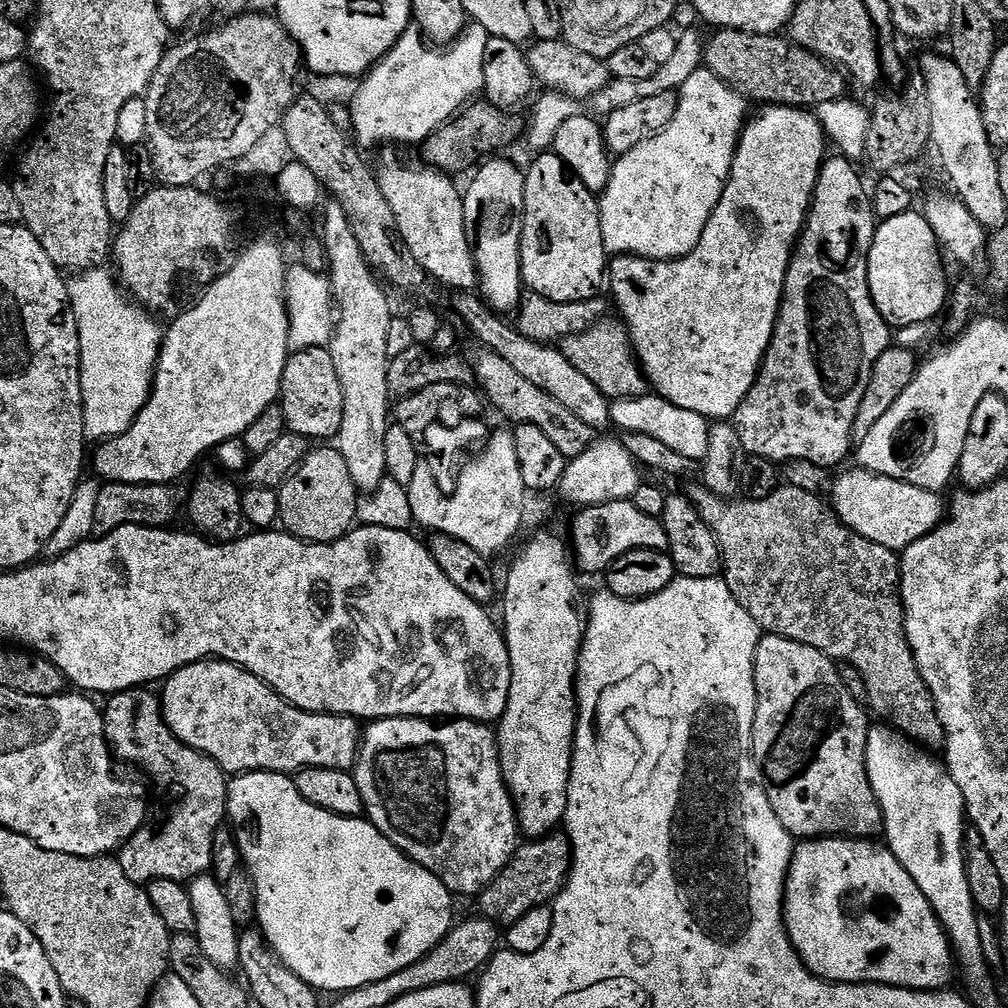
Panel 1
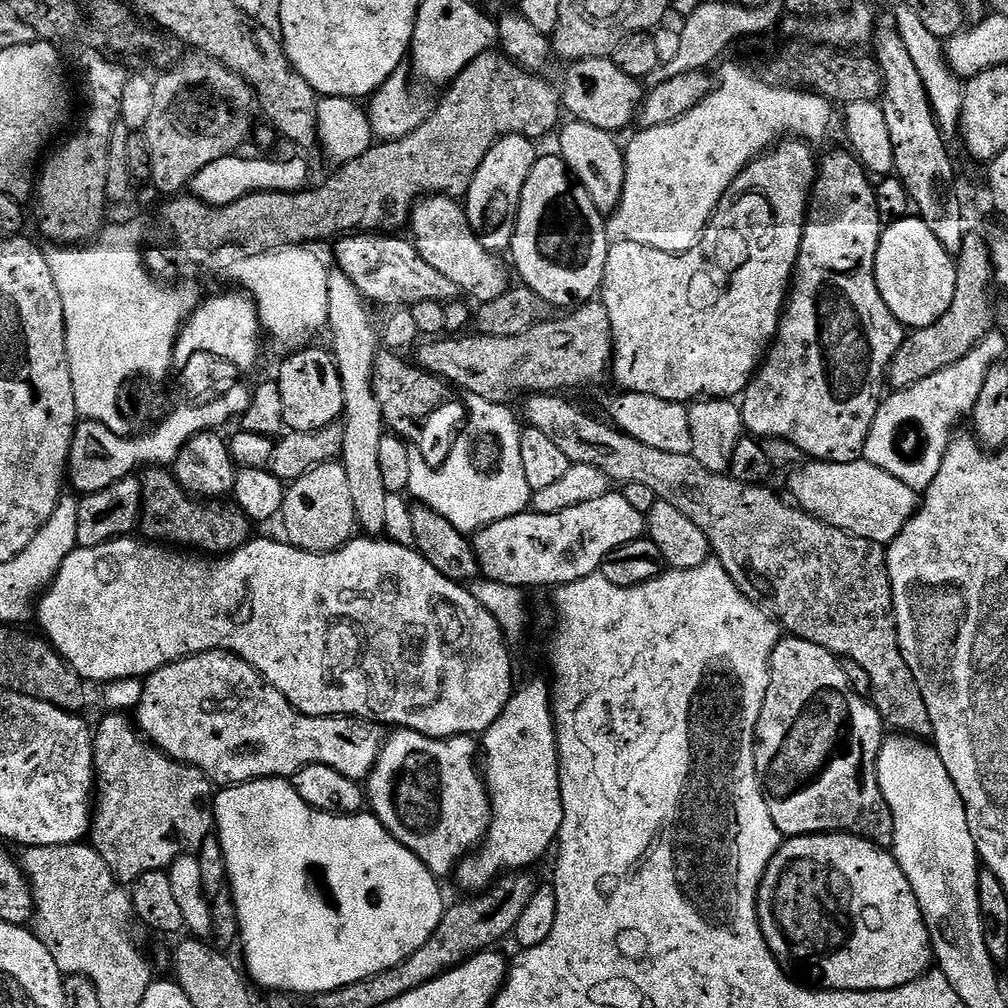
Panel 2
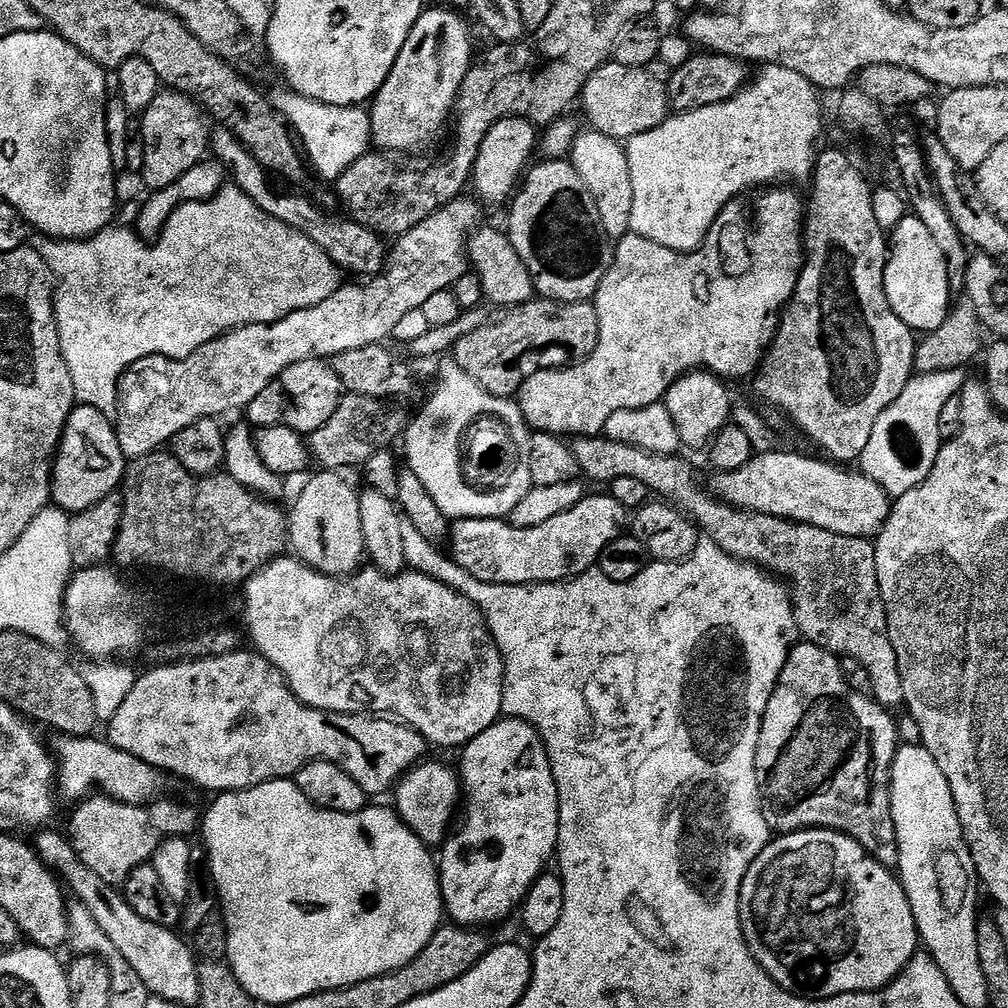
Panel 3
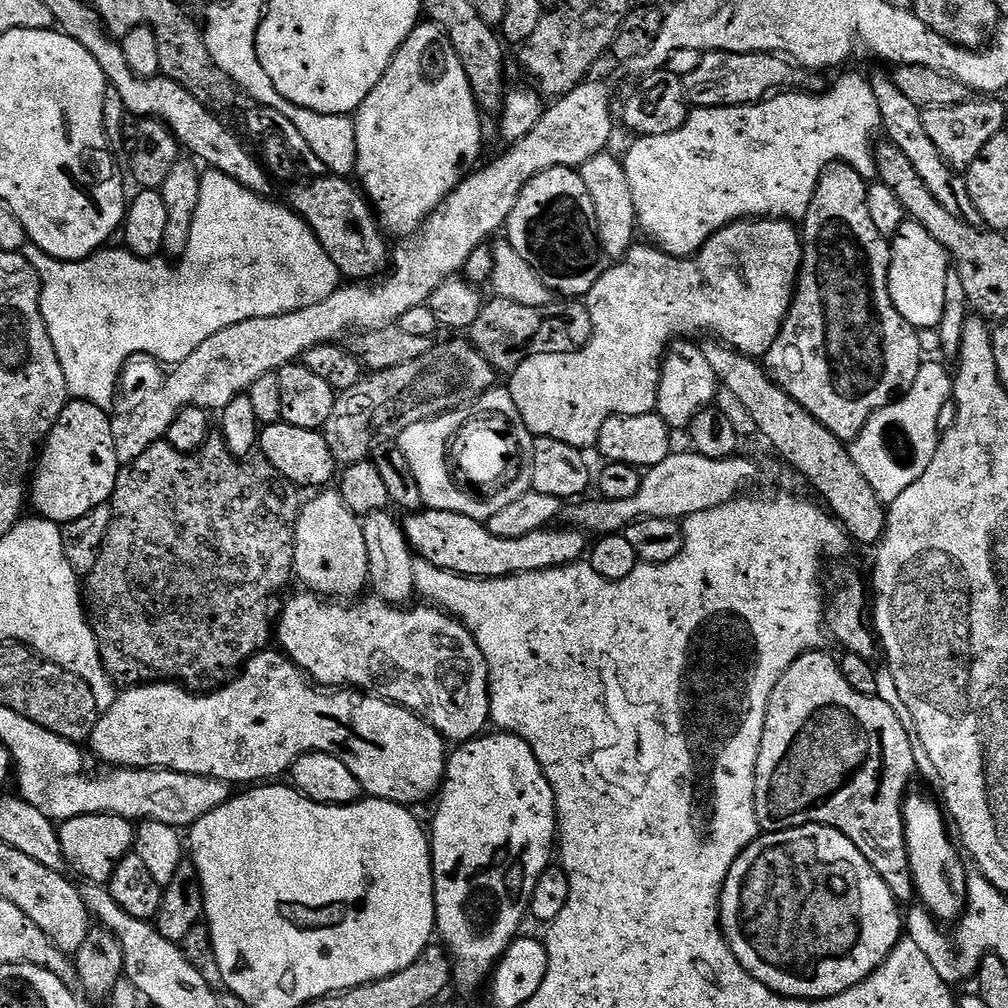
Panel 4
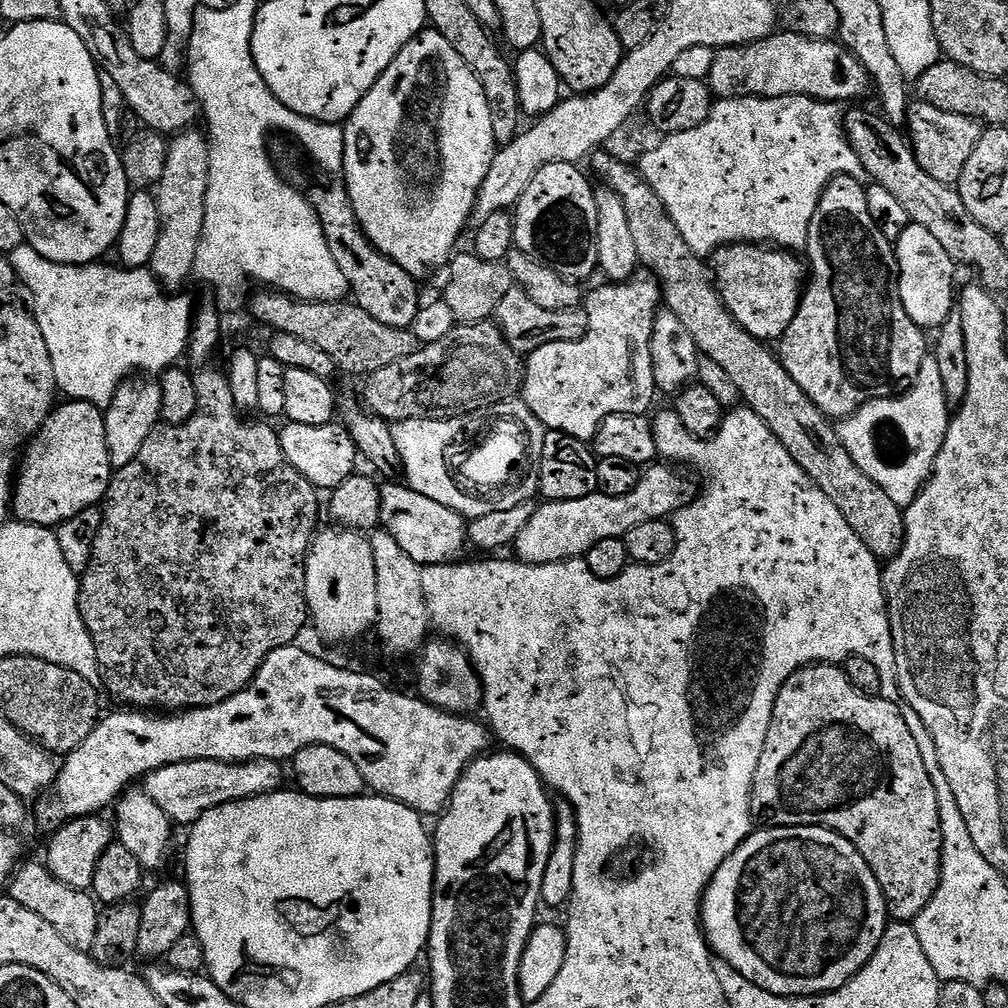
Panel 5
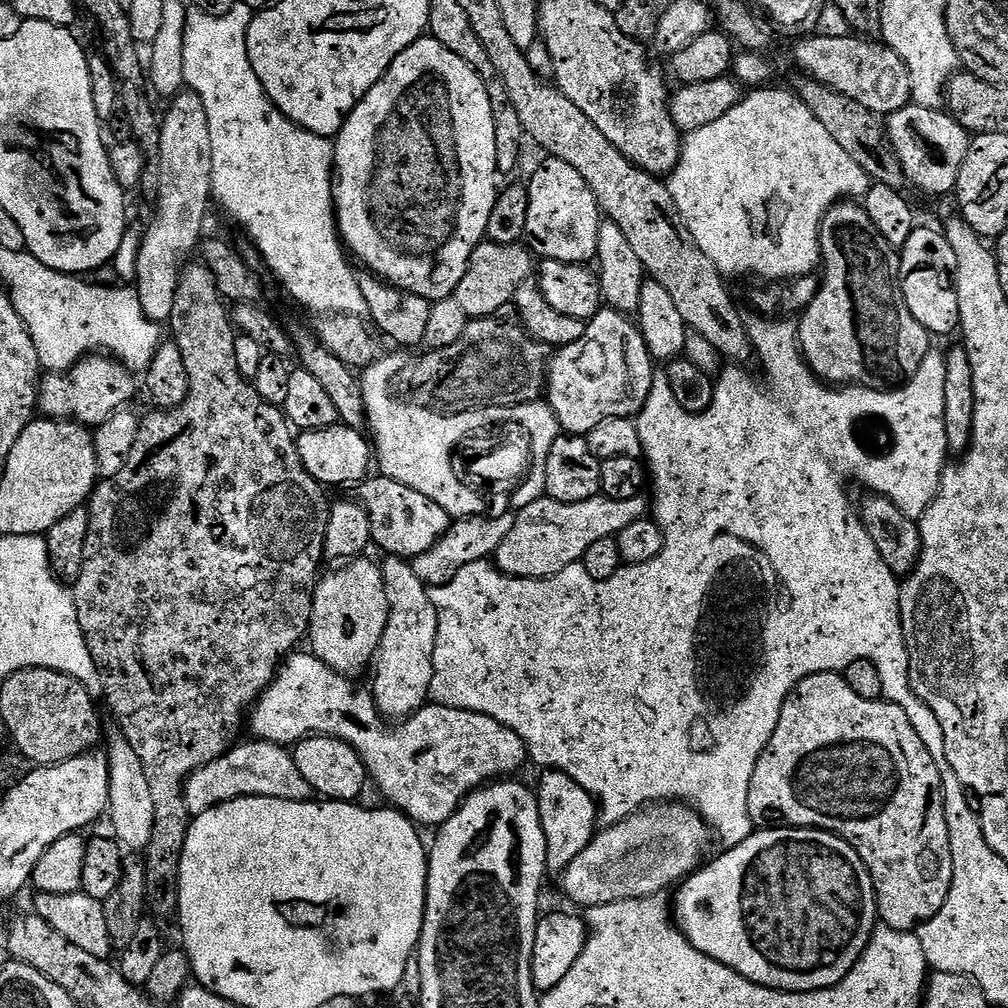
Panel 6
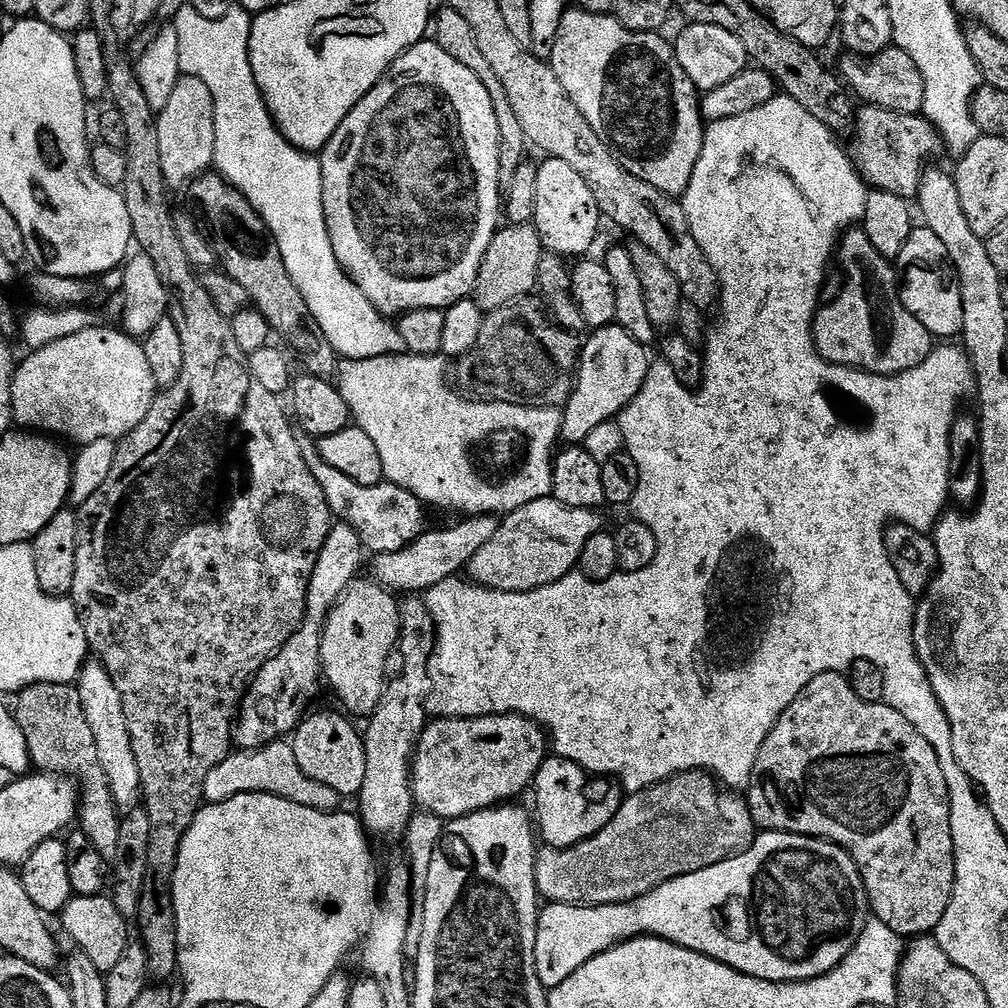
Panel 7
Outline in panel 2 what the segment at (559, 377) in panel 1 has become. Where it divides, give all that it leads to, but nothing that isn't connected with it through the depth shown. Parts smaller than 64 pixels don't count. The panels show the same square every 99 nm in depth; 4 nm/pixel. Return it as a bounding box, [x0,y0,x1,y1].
[335,232,462,306]

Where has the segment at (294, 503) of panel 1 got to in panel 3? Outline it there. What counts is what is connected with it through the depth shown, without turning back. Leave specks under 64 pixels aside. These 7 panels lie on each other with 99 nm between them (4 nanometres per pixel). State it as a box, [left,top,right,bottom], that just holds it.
[286,470,366,576]

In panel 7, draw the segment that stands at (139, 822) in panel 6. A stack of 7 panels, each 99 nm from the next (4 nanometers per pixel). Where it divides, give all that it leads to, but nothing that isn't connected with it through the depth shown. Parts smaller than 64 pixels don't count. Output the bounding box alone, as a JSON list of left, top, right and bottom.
[75,658,144,814]

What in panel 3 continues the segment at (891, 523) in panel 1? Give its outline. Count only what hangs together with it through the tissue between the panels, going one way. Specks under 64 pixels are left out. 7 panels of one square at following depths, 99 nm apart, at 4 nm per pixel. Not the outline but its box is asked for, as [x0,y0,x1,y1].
[711,452,893,538]

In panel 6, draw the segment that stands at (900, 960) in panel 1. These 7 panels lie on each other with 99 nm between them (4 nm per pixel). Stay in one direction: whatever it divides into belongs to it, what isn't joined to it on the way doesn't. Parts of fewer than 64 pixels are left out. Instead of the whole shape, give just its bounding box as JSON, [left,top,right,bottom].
[674,826,878,992]

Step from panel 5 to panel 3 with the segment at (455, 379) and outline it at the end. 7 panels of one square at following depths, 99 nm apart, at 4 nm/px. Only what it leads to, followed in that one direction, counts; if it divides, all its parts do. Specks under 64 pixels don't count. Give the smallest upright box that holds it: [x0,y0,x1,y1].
[310,395,406,470]

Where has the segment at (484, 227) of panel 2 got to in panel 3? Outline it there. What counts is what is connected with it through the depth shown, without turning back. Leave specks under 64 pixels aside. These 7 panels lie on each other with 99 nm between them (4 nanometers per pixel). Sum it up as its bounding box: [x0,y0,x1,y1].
[471,116,538,205]

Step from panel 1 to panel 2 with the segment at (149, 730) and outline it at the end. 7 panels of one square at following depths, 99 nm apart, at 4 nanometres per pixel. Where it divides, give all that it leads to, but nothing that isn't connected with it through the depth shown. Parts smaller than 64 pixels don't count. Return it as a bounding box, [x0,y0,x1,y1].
[90,714,214,886]

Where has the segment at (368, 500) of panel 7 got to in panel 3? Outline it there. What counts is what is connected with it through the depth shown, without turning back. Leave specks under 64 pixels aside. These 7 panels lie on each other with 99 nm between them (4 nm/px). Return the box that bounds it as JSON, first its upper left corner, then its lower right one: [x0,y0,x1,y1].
[450,494,626,586]

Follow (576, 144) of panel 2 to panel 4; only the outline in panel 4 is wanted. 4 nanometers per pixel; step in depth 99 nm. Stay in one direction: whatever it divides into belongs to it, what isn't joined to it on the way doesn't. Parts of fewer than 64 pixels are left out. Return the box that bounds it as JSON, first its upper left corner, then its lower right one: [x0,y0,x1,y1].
[578,150,638,258]

